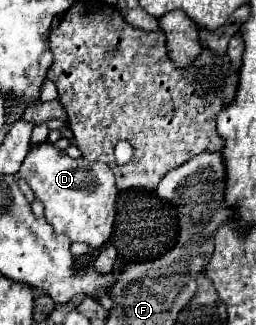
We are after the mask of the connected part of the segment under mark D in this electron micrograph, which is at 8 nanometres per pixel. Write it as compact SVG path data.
M37 143L29 147L29 153L17 173L25 179L35 193L35 199L45 207L45 219L55 229L71 239L71 243L87 243L91 249L99 249L113 231L115 221L115 177L105 163L89 163L83 157L73 159L53 143Z

